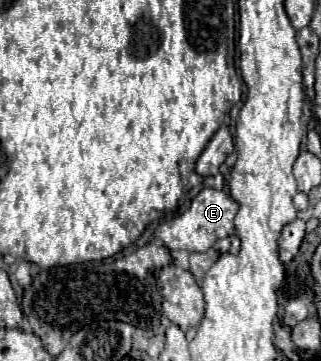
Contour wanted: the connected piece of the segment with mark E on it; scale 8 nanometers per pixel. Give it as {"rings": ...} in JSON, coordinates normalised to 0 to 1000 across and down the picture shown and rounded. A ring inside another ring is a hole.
{"rings":[[[629,521],[623,537],[598,554],[592,576],[536,609],[511,609],[486,626],[480,659],[498,665],[523,693],[586,693],[586,698],[642,698],[673,665],[729,648],[729,598],[741,565],[692,526]]]}

